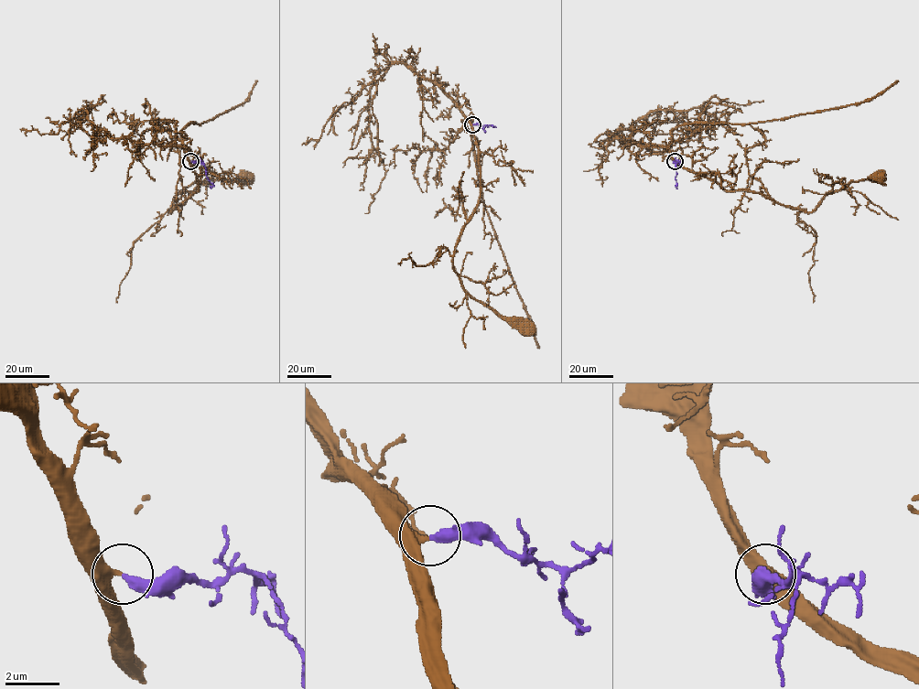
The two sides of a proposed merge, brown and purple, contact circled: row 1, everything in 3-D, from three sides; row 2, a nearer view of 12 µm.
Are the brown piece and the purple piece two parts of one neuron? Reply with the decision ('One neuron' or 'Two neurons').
One neuron

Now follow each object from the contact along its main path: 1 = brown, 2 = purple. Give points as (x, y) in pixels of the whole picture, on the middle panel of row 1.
1: (472, 124), (481, 198), (457, 243), (454, 272), (475, 298), (501, 317), (526, 323), (527, 327)
2: (472, 124), (492, 127)

